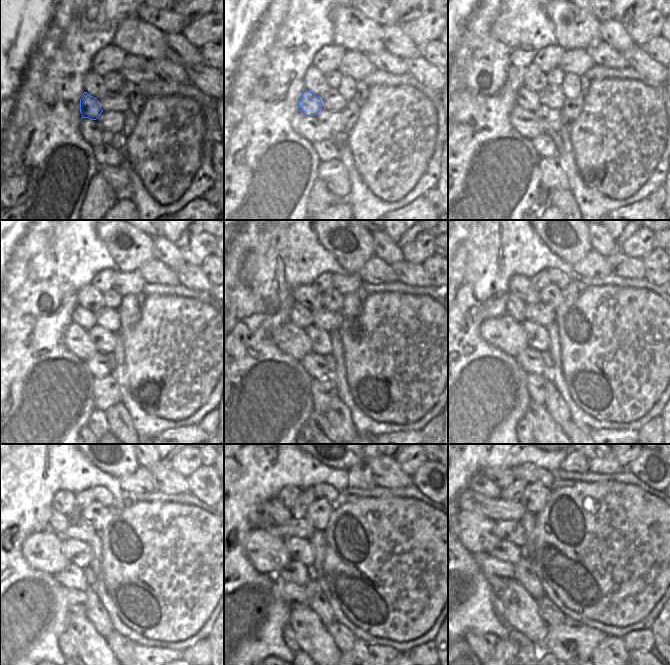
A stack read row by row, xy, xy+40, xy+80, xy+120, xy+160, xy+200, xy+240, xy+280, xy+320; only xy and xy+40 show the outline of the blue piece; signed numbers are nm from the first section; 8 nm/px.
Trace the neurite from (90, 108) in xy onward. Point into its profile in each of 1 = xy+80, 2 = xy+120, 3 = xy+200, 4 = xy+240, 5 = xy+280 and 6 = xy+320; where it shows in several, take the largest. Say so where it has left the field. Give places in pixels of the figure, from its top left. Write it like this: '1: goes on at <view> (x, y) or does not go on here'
1: goes on at xy+80 (528, 99)
2: goes on at xy+120 (86, 319)
3: goes on at xy+200 (515, 308)
4: goes on at xy+240 (66, 530)
5: goes on at xy+280 (289, 530)
6: goes on at xy+320 (511, 530)

